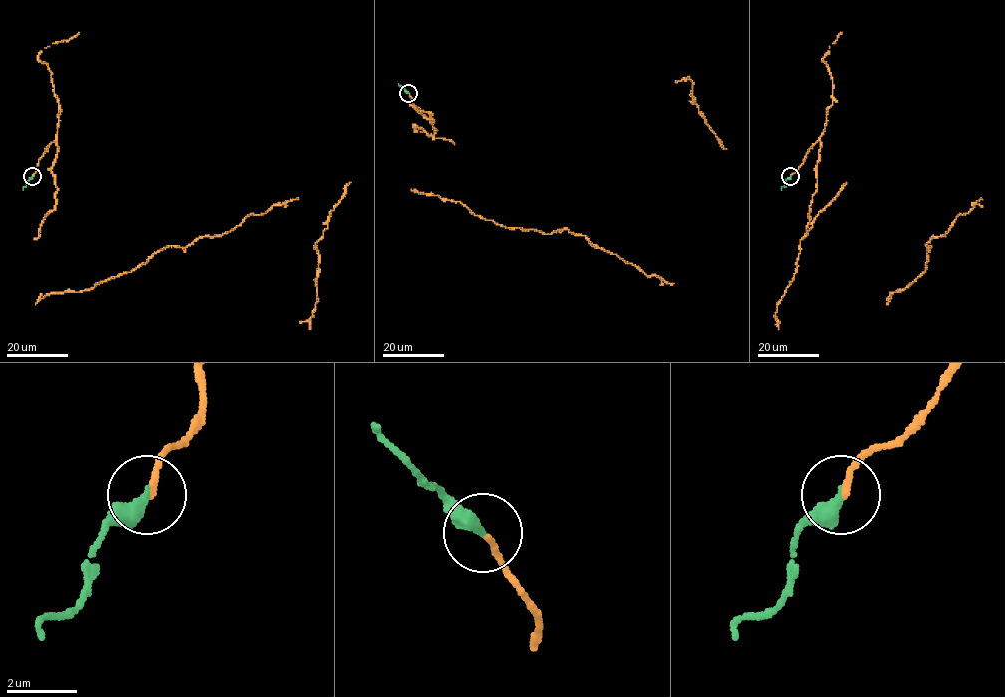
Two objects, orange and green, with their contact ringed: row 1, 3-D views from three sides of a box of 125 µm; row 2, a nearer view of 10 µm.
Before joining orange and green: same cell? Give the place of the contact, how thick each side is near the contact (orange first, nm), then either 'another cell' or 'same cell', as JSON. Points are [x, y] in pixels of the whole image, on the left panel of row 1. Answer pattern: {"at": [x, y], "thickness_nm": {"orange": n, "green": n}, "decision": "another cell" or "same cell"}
{"at": [32, 176], "thickness_nm": {"orange": 150, "green": 400}, "decision": "another cell"}

